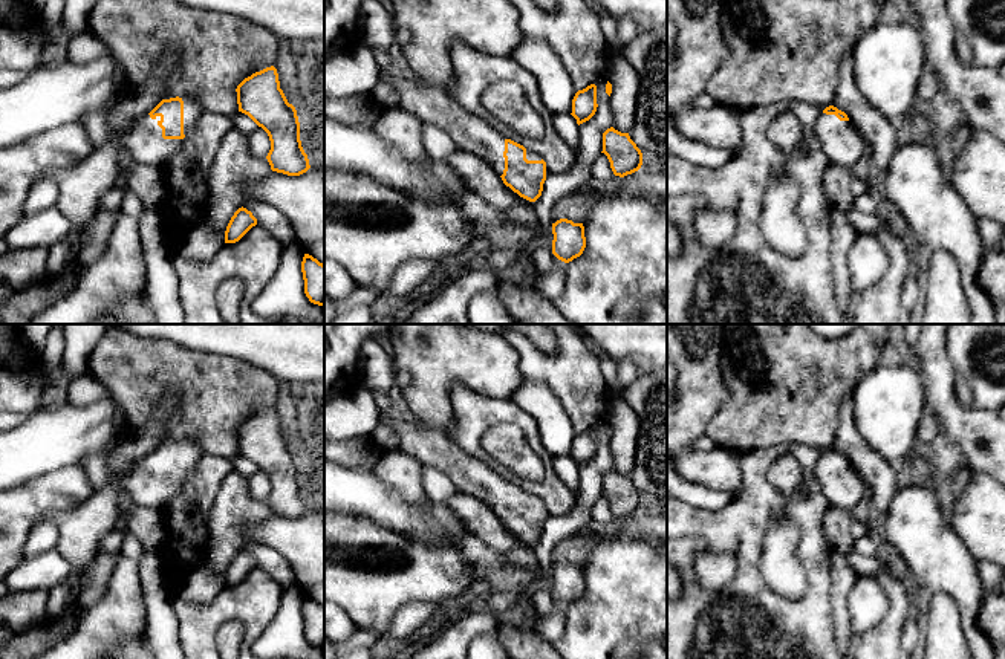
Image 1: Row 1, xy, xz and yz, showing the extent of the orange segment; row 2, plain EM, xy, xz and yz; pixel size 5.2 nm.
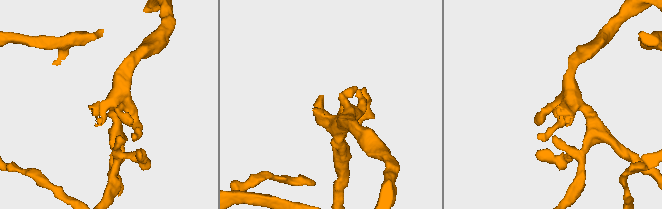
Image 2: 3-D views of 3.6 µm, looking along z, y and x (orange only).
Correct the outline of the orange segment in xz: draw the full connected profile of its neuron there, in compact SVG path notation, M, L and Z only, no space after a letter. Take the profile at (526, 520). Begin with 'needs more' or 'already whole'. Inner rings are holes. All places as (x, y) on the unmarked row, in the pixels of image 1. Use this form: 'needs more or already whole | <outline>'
needs more | M392 416L382 420L396 433L398 451L416 459L422 466L444 472L457 492L485 502L520 540L535 544L542 538L551 515L542 498L506 482L493 468L459 450L445 433Z

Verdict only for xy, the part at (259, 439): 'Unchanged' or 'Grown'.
Grown

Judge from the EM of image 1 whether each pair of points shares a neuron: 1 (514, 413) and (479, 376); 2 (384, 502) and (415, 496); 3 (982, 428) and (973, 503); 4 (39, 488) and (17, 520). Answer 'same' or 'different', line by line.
1: different
2: different
3: different
4: same

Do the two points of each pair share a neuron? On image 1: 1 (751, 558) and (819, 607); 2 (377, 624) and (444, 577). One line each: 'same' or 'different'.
1: same
2: same

